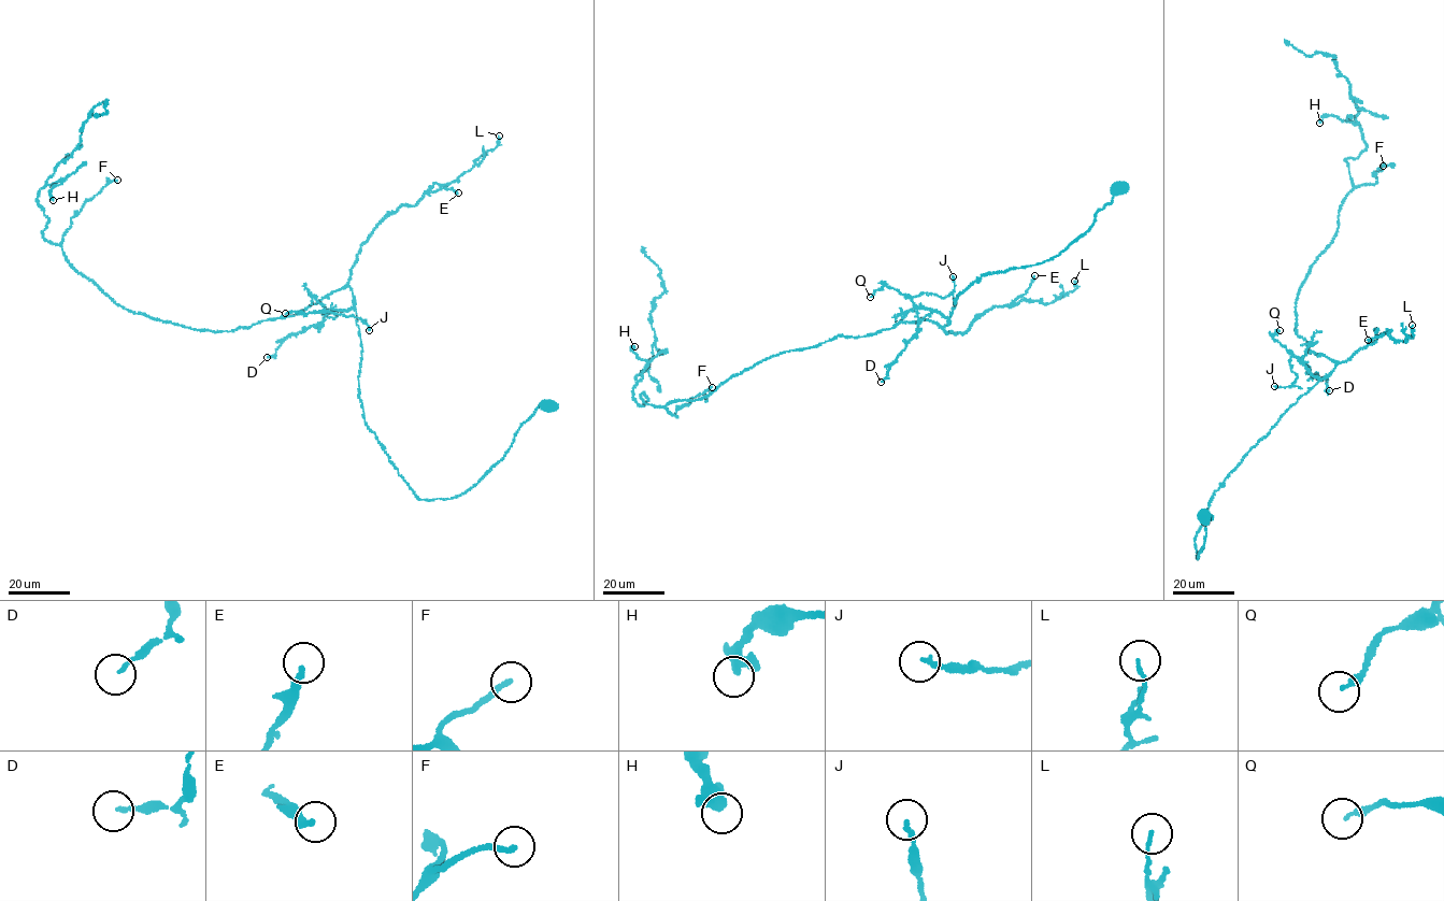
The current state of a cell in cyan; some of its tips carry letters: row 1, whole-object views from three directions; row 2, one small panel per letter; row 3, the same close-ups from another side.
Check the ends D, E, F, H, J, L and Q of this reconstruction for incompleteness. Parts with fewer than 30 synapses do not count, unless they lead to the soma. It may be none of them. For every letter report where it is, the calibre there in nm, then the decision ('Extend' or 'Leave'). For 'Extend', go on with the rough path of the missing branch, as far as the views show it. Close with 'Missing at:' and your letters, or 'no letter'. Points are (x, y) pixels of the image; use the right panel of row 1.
D: Place: (1329, 390). Thickness 120 nm. Leave
E: Place: (1368, 340). Thickness 220 nm. Leave
F: Place: (1383, 166). Thickness 200 nm. Extend. Course of what is missing: (1383, 166), (1384, 161), (1376, 155), (1360, 153), (1332, 139)
H: Place: (1319, 123). Thickness 500 nm. Leave
J: Place: (1274, 386). Thickness 180 nm. Leave
L: Place: (1412, 325). Thickness 110 nm. Leave
Q: Place: (1280, 330). Thickness 200 nm. Leave
Missing at: F

